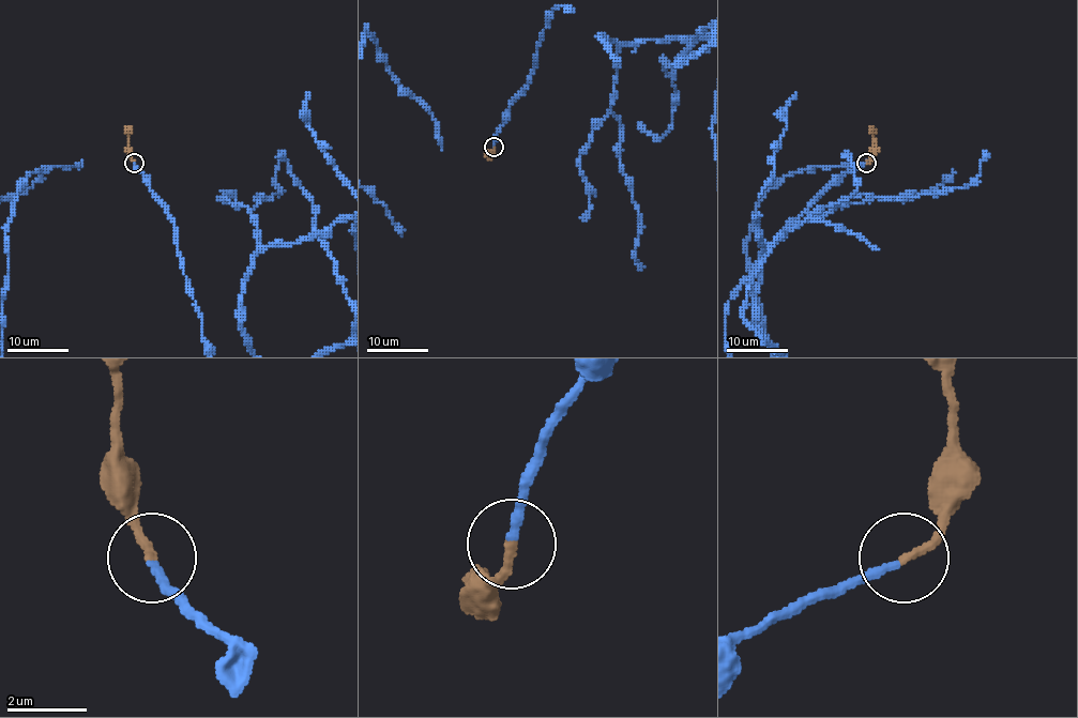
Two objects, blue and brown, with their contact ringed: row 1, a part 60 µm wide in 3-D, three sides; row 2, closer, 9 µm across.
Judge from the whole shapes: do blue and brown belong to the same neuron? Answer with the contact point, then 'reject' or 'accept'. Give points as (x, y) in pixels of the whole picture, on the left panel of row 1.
place (134, 163); accept

